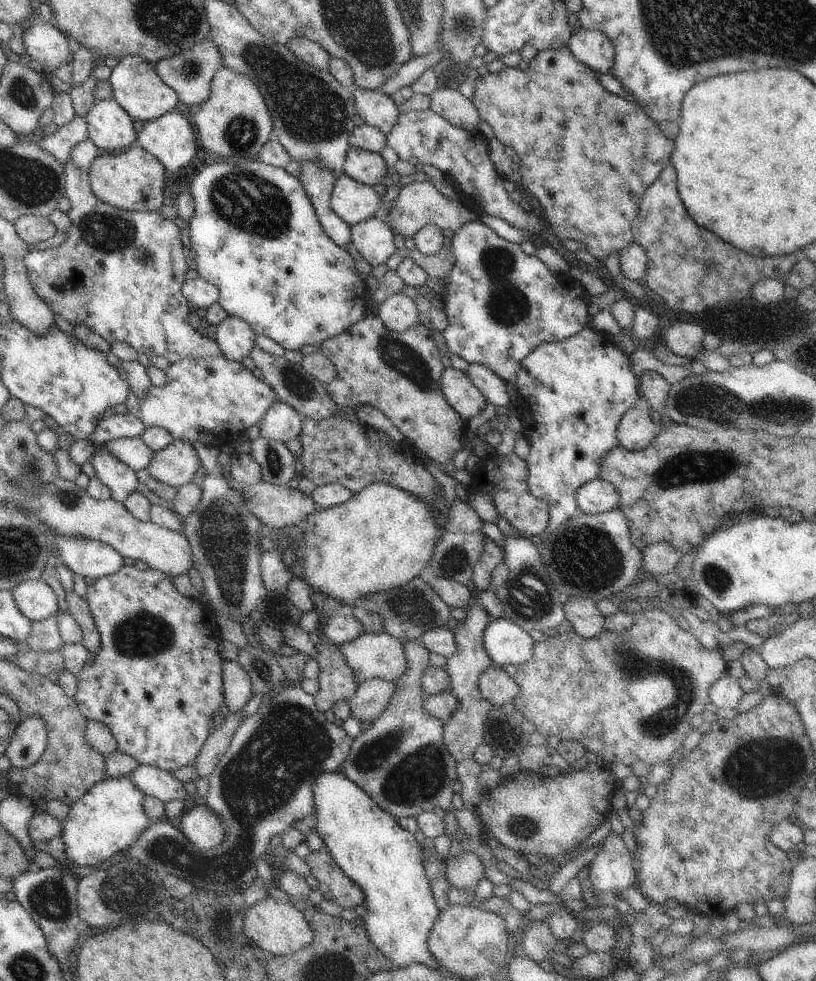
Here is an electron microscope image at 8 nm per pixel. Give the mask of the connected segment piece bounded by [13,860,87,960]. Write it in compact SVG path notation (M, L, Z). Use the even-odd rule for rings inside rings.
M57 860L59 863L52 868L41 869L38 873L26 871L22 876L13 880L13 892L16 894L18 901L28 912L29 915L43 928L43 933L48 941L49 951L58 959L66 958L72 950L77 950L78 934L76 925L80 922L80 917L77 913L77 888L79 882L84 878L84 873L80 868L72 865L72 862L67 860Z

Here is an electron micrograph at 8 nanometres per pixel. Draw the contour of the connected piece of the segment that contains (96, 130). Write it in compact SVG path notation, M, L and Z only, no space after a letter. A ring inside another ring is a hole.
M114 97L95 101L87 114L88 136L108 153L122 152L136 144L138 134L133 124L133 118Z

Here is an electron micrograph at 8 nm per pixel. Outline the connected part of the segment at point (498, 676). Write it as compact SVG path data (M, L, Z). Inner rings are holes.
M488 667L480 676L479 687L481 695L498 707L512 703L519 693L518 683L502 667Z

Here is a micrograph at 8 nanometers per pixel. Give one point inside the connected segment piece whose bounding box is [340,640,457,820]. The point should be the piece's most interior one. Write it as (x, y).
(400, 761)

